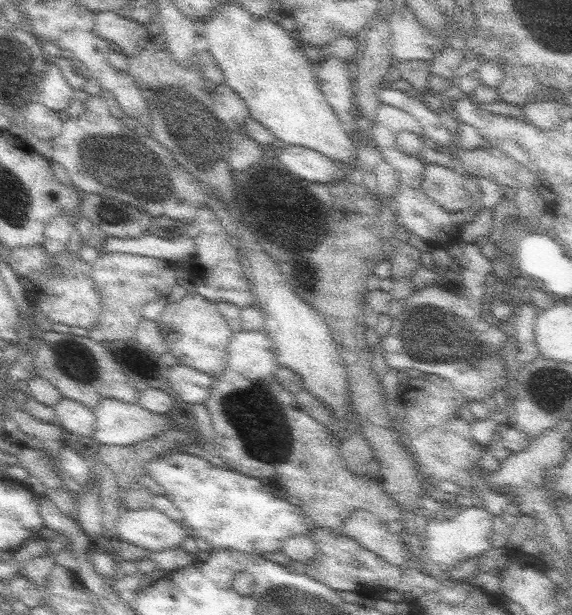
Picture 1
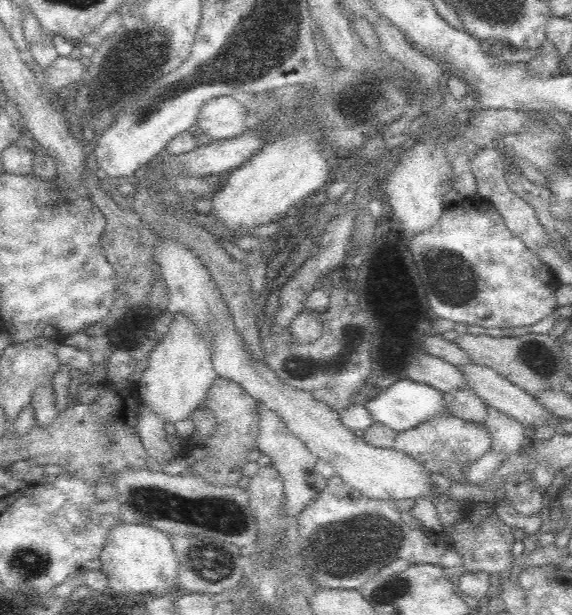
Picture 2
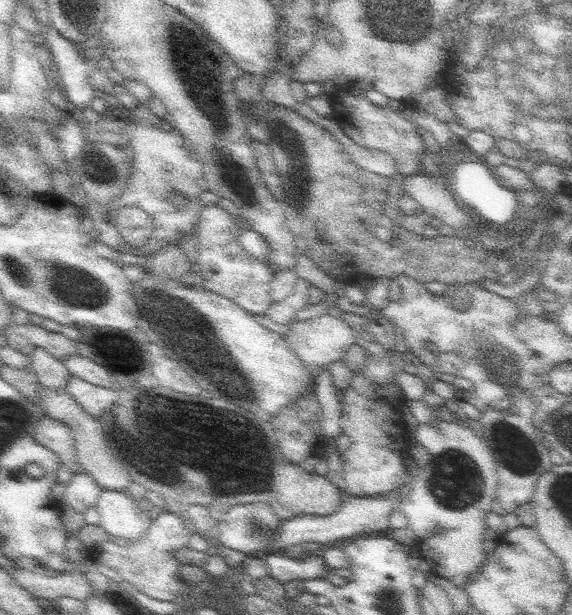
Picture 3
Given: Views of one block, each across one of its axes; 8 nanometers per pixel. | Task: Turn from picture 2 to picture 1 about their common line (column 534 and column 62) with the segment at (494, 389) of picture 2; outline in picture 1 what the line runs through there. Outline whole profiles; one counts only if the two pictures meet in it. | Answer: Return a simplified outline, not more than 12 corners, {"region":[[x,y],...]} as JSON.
{"region":[[61,398],[57,422],[67,434],[95,434],[95,412]]}

